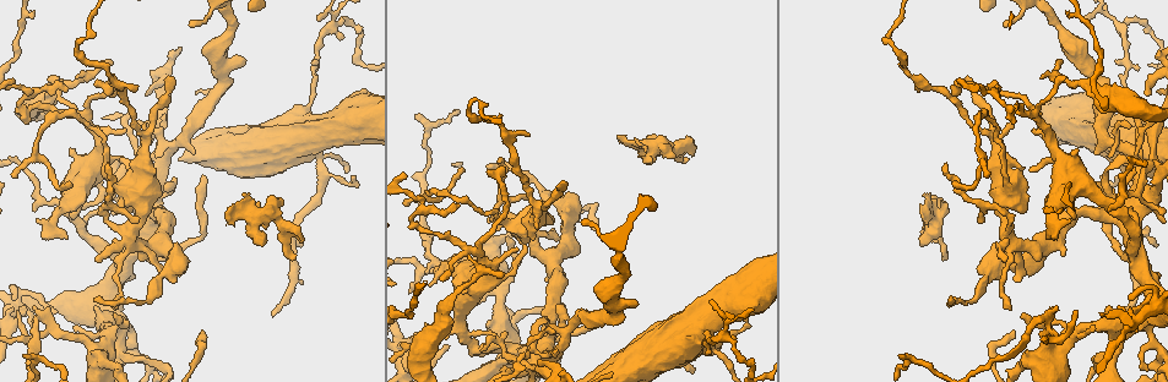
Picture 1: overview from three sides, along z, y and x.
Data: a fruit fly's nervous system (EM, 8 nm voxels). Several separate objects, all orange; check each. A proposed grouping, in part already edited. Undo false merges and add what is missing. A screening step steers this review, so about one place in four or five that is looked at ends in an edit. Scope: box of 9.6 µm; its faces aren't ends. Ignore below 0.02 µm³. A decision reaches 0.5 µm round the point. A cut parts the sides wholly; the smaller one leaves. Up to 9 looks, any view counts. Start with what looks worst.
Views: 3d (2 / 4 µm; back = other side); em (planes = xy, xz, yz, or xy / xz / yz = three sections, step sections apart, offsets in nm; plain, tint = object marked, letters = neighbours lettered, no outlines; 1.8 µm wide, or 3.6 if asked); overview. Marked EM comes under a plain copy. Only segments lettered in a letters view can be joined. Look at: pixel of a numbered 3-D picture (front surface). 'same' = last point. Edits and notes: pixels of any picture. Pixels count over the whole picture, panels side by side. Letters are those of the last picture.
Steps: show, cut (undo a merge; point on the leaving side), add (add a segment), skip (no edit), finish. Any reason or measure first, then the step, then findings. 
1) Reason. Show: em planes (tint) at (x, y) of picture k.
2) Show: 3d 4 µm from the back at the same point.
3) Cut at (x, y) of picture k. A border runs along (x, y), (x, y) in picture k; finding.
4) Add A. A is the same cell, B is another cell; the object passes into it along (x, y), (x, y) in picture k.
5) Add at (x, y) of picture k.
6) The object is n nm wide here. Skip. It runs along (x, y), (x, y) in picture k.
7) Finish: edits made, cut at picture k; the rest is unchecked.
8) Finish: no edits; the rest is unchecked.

Branch stops here. Show: 3d 4 µm at (941, 200) of picture 1.

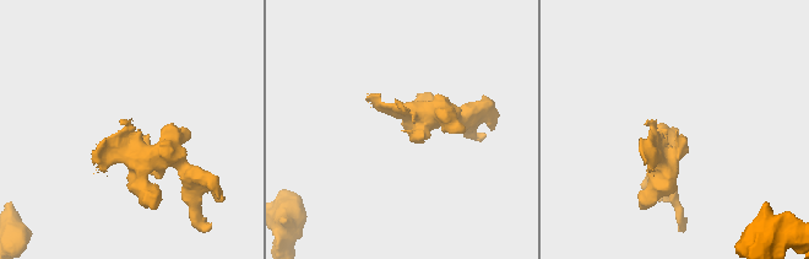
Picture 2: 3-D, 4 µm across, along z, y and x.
Show: em planes (letters) at (675, 130) of picture 2.

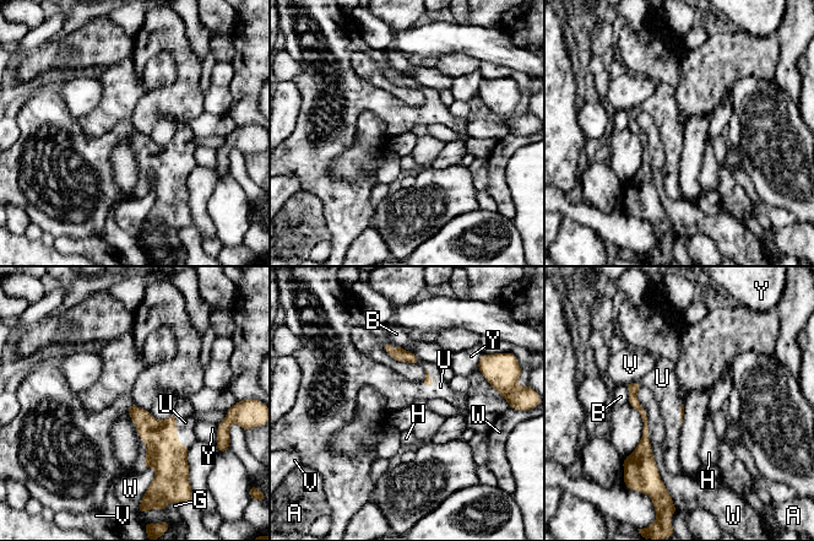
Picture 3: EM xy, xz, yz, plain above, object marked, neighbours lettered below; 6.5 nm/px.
Add U. U is the same cell, A, B, G, H, V, W and Y are other cells; the cell continues.

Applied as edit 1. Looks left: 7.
Sharp bend. Show: em planes (tint) at (332, 29) of picture 1.

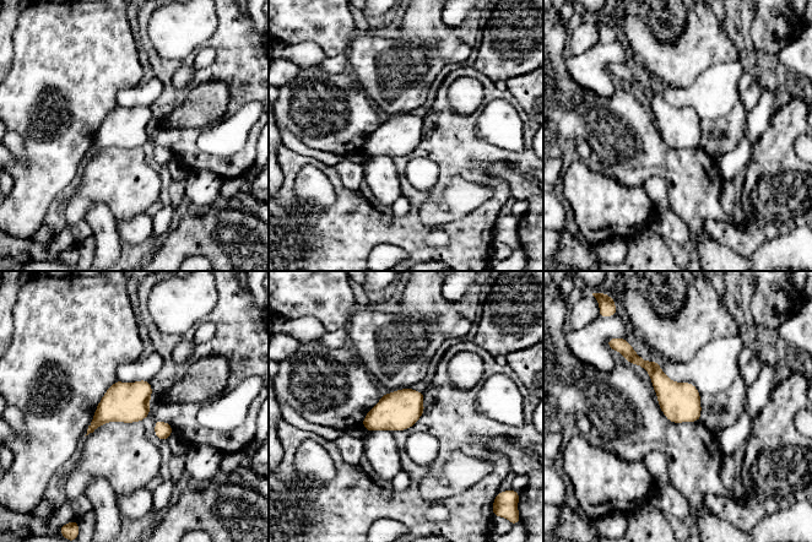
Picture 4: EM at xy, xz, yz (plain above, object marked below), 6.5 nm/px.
See the neighbours. Show: em planes (letters) at the same point.

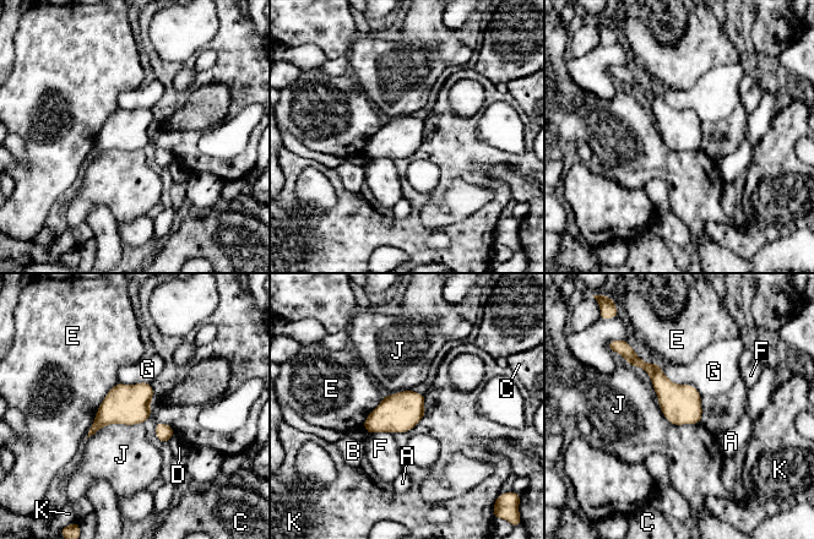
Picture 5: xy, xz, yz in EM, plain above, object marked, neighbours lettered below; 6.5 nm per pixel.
The object is 260 nm wide here. Skip. A, B, C, D, E, F, G, J and K are other cells; a border runs along (142, 423), (107, 424), (86, 439) in picture 5; all the same cell.

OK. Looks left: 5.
Three arms meet. Show: 3d 2 µm at (120, 176) of picture 1.

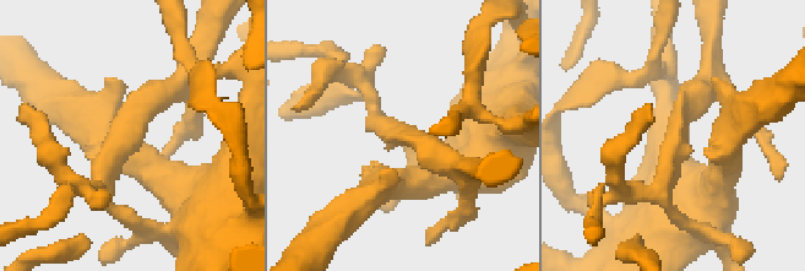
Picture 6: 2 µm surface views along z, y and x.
3 arms meet here; the arms are 200, 280, 420 nm wide. Show: em planes (letters) at (389, 145) of picture 6.

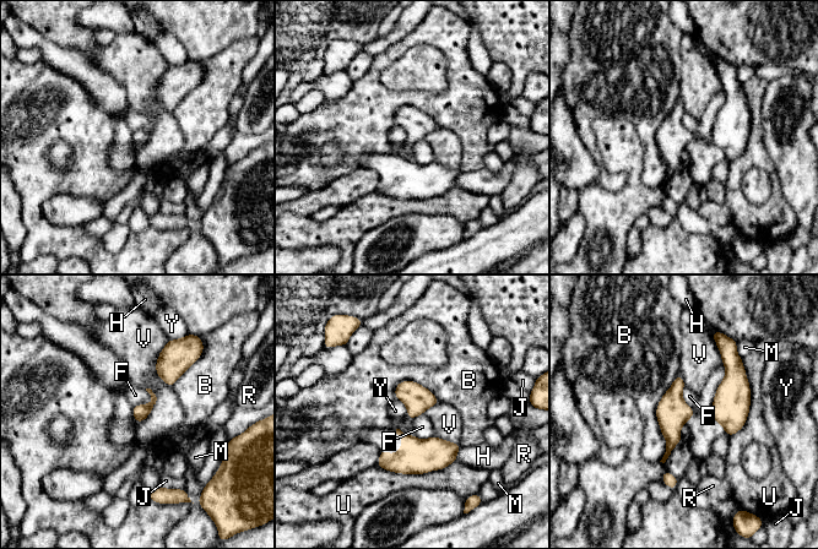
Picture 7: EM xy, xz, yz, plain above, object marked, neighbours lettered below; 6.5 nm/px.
The longest contact is with B, 600 nm. Skip. B, F, H, J, M, R, U, V and Y are other cells; a border runs along (396, 398), (405, 406), (407, 417) in picture 7; one cell here.

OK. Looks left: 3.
Free end. Show: 3d 4 µm at (692, 152) of picture 1.

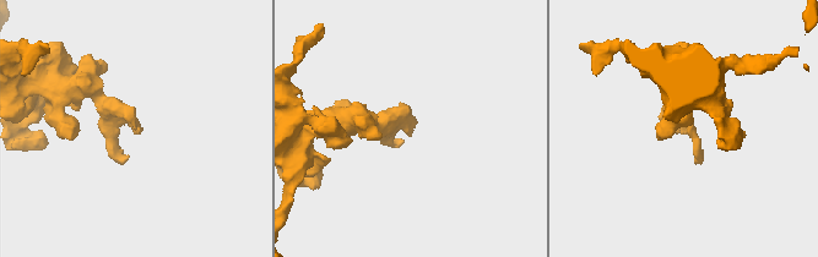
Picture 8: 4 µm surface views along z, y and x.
Need the tissue. Show: em xz step 8 (tint) at (411, 129) of picture 8.

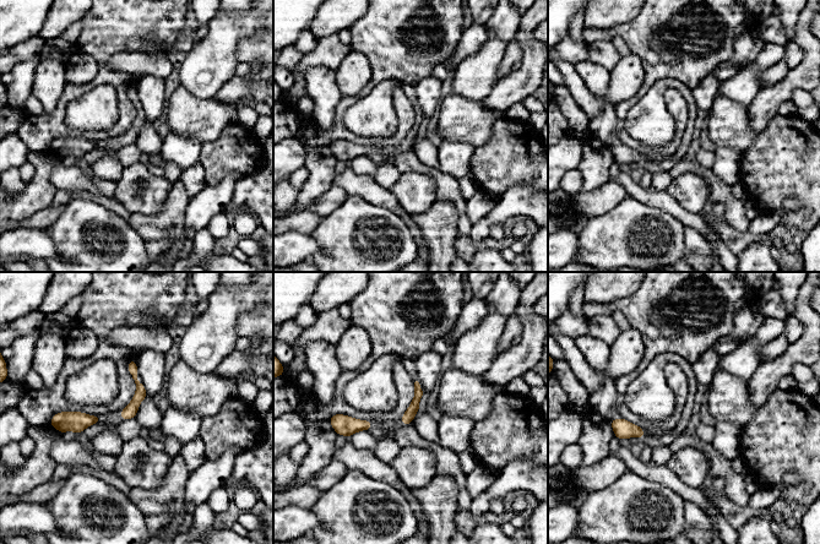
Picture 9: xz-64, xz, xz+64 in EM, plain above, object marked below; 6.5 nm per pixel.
What lies round it. Show: em xz step 8 (letters) at the same point.

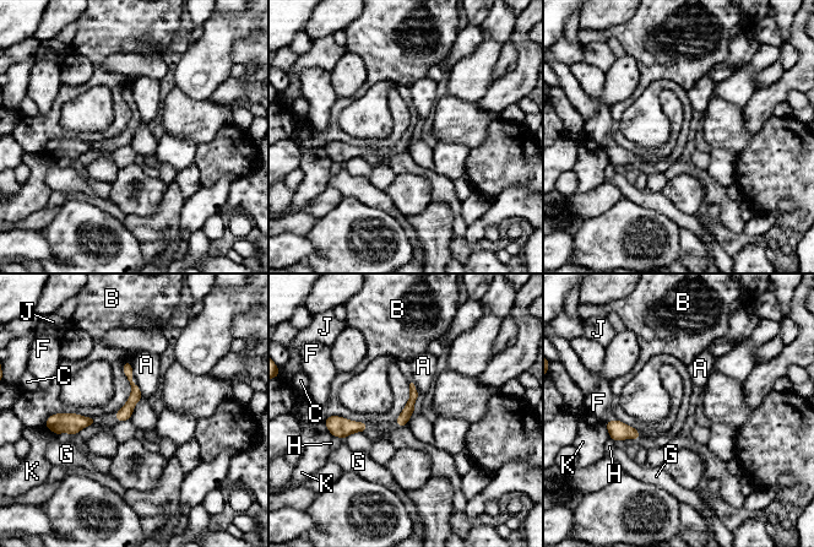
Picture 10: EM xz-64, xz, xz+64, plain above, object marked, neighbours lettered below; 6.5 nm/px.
Skip. A, B, C, F, G, H, J and K are other cells; a border runs along (123, 367), (130, 395), (114, 413) in picture 10; no lettered segment goes on from it.

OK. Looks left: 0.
Finish: edits made, add at picture 3; the rest is unchecked.

